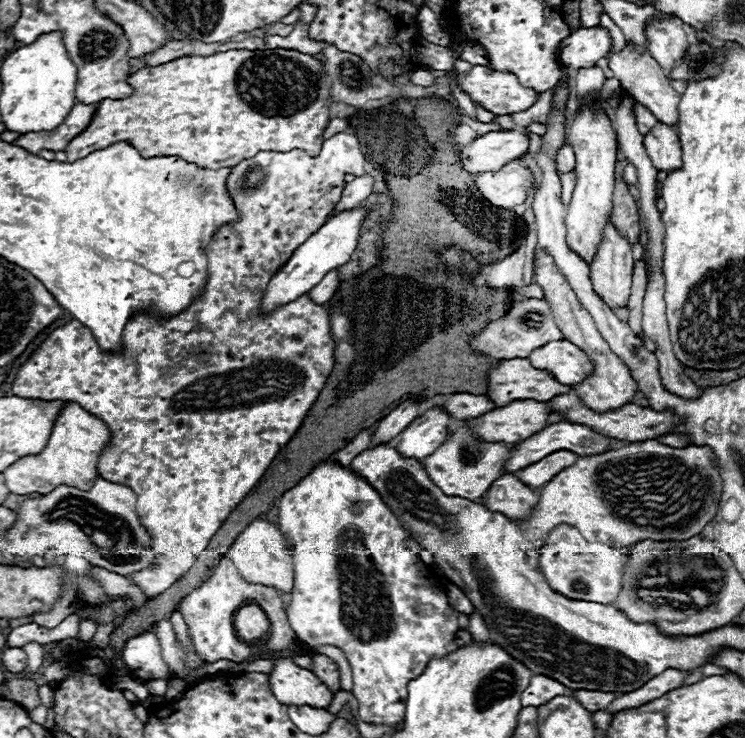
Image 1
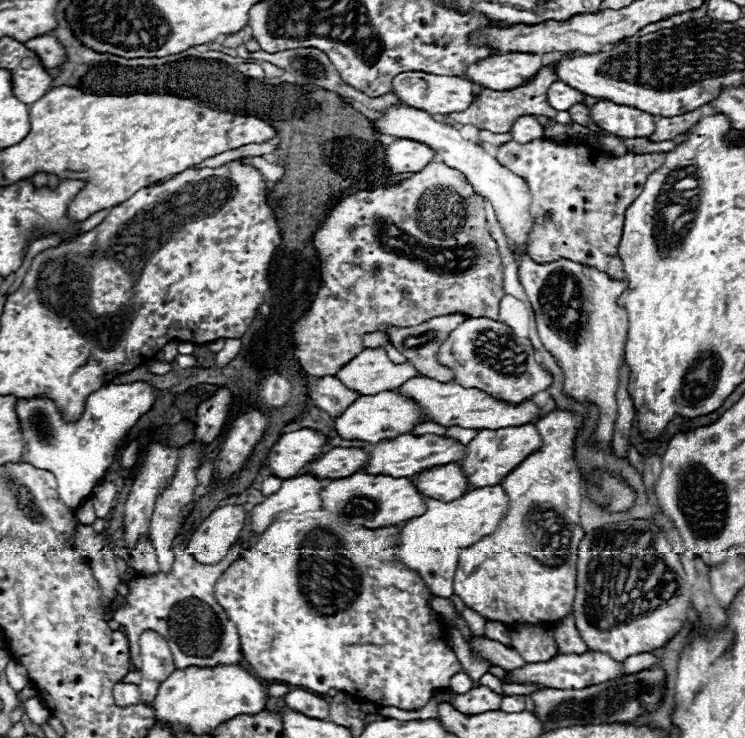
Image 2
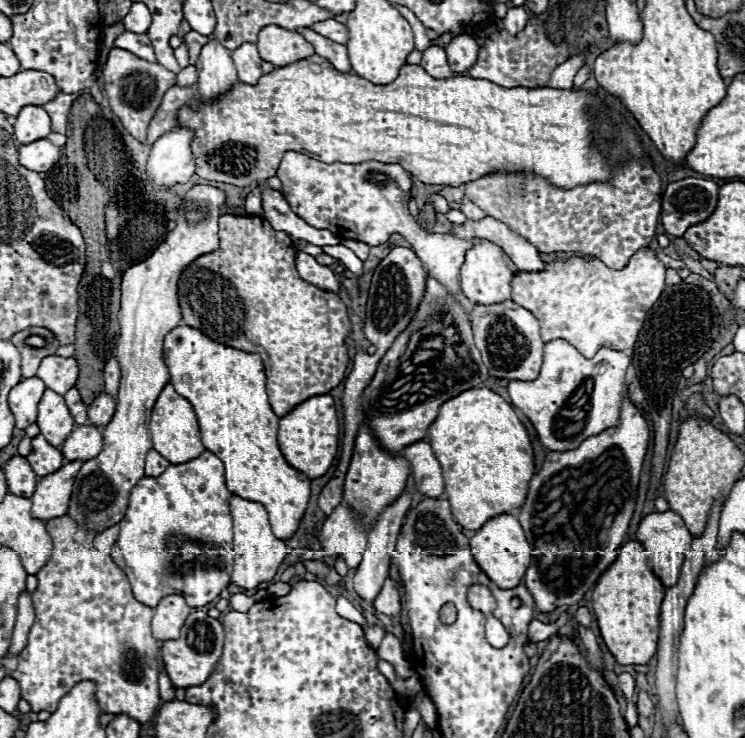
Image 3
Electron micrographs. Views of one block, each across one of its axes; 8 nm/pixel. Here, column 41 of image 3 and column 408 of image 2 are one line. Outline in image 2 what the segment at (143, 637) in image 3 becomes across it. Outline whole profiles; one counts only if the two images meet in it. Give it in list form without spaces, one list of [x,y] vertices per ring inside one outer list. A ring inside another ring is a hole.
[[[320,500],[318,510],[302,512],[302,514],[286,514],[284,518],[278,518],[276,522],[272,522],[266,528],[266,532],[258,538],[258,542],[248,552],[244,552],[244,556],[238,562],[234,562],[226,570],[214,586],[216,602],[224,608],[228,620],[234,622],[238,636],[240,636],[244,660],[250,664],[254,674],[260,680],[270,682],[270,684],[282,682],[282,684],[302,686],[302,688],[308,688],[308,690],[318,692],[318,694],[326,694],[326,690],[336,688],[342,692],[350,692],[358,700],[366,698],[378,706],[396,706],[400,710],[420,710],[430,702],[430,698],[434,696],[436,690],[450,688],[450,678],[456,672],[462,672],[462,666],[460,666],[456,654],[452,652],[452,648],[448,646],[446,632],[442,630],[440,624],[434,622],[434,616],[432,616],[434,610],[428,606],[428,600],[432,598],[432,594],[424,586],[422,578],[414,570],[404,568],[400,562],[392,564],[386,560],[386,548],[392,546],[396,542],[396,538],[398,538],[396,526],[376,528],[376,530],[358,528],[354,532],[346,532],[346,528],[342,524],[334,522],[332,514],[322,508],[322,500]],[[346,646],[380,646],[380,648],[346,648]]]

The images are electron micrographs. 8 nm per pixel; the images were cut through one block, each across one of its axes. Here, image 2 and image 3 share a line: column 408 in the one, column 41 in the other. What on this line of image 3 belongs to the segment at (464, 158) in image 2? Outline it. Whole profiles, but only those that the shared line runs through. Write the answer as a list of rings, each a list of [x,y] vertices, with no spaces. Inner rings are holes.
[[[24,106],[14,124],[14,138],[18,144],[30,144],[34,140],[48,138],[52,132],[52,122],[42,106]]]

